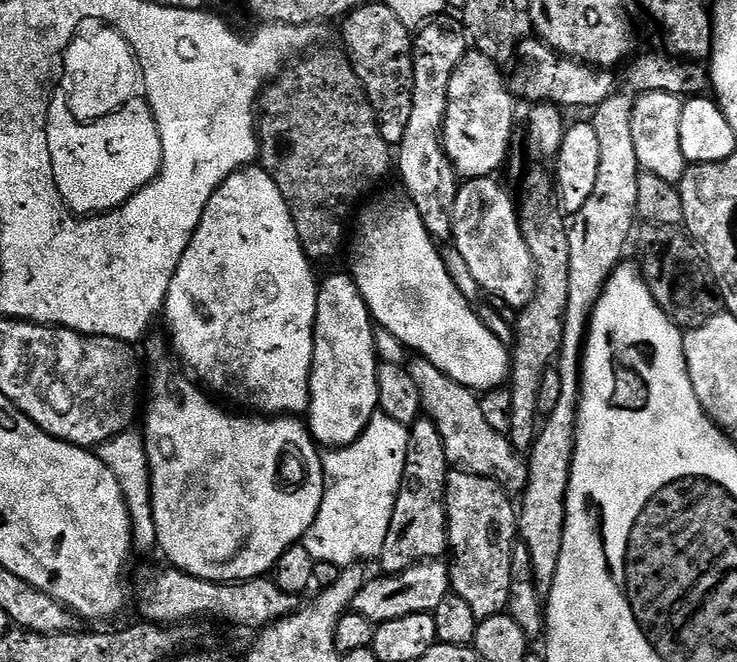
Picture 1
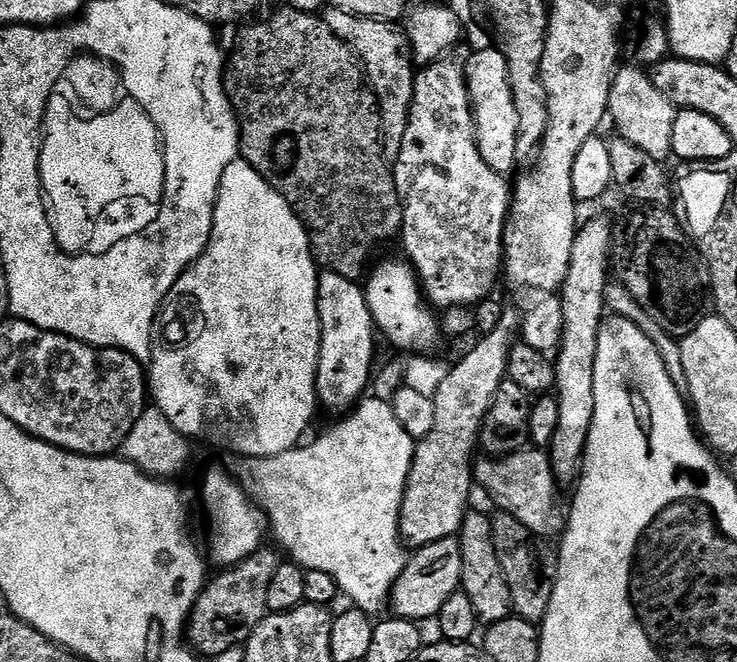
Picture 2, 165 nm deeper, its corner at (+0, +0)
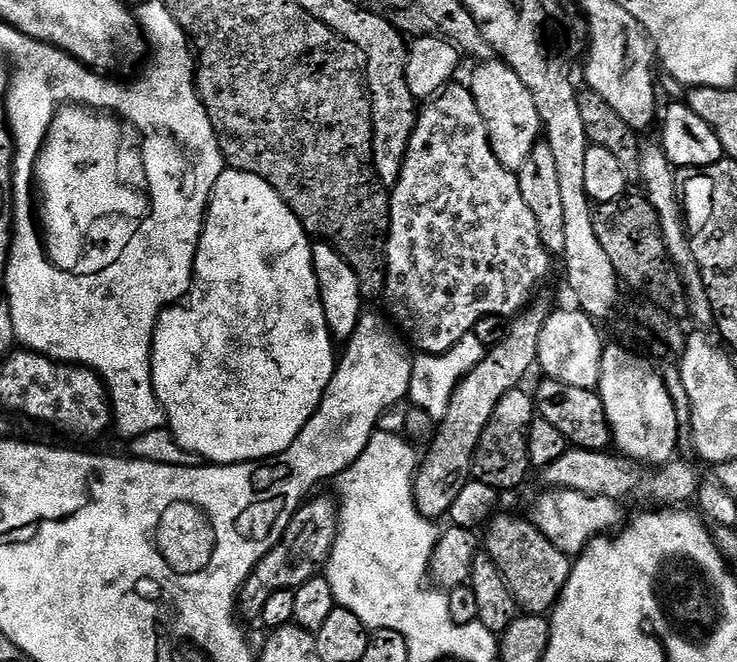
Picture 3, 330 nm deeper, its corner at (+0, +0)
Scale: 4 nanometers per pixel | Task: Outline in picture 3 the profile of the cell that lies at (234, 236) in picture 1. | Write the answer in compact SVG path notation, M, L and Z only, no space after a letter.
M228 168L221 174L212 191L208 217L204 219L204 229L198 242L192 289L182 303L164 309L152 335L152 381L160 405L164 407L167 427L176 444L199 456L201 461L210 464L245 464L248 460L268 460L282 454L282 450L286 450L286 446L290 446L294 438L302 434L302 426L306 426L306 422L310 422L310 418L318 410L332 376L336 373L338 348L335 348L337 345L322 310L320 287L312 261L313 247L313 241L304 231L304 223L292 213L290 206L286 206L286 202L272 189L270 182L258 178L258 174L240 172L236 168Z

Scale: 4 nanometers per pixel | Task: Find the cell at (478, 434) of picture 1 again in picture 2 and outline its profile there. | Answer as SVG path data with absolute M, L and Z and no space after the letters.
M532 446L527 450L512 452L509 456L483 459L475 461L474 480L479 487L481 484L488 491L489 498L496 503L499 511L514 514L514 518L518 518L518 522L522 522L522 526L526 526L526 530L535 536L556 538L563 533L566 512L556 505L558 485L547 451Z

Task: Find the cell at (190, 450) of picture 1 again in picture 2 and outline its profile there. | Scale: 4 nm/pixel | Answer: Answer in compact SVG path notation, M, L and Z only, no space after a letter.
M227 471L224 472L208 472L204 476L204 481L200 484L200 496L202 499L204 499L204 508L206 511L208 511L208 524L210 527L212 527L212 556L210 552L210 560L212 563L212 560L216 564L224 564L220 566L231 566L234 564L237 564L238 562L242 562L244 559L246 559L247 556L250 554L254 554L261 548L261 546L265 543L266 540L266 513L263 508L257 506L252 497L248 495L247 492L244 490L243 484L237 482Z

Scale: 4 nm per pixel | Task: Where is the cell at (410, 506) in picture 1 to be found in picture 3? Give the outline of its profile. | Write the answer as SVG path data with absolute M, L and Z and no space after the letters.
M541 298L533 299L531 305L519 313L511 321L512 329L501 344L487 349L487 356L457 386L453 393L449 410L443 420L439 421L436 437L427 445L425 454L416 469L414 498L420 513L427 520L439 521L439 516L447 517L452 511L454 502L462 494L462 490L472 480L472 459L476 453L478 442L482 438L482 430L486 430L486 422L490 422L490 414L494 414L494 406L511 388L519 388L525 382L524 375L536 364L538 354L538 338L542 334L542 326L546 318L554 311Z

